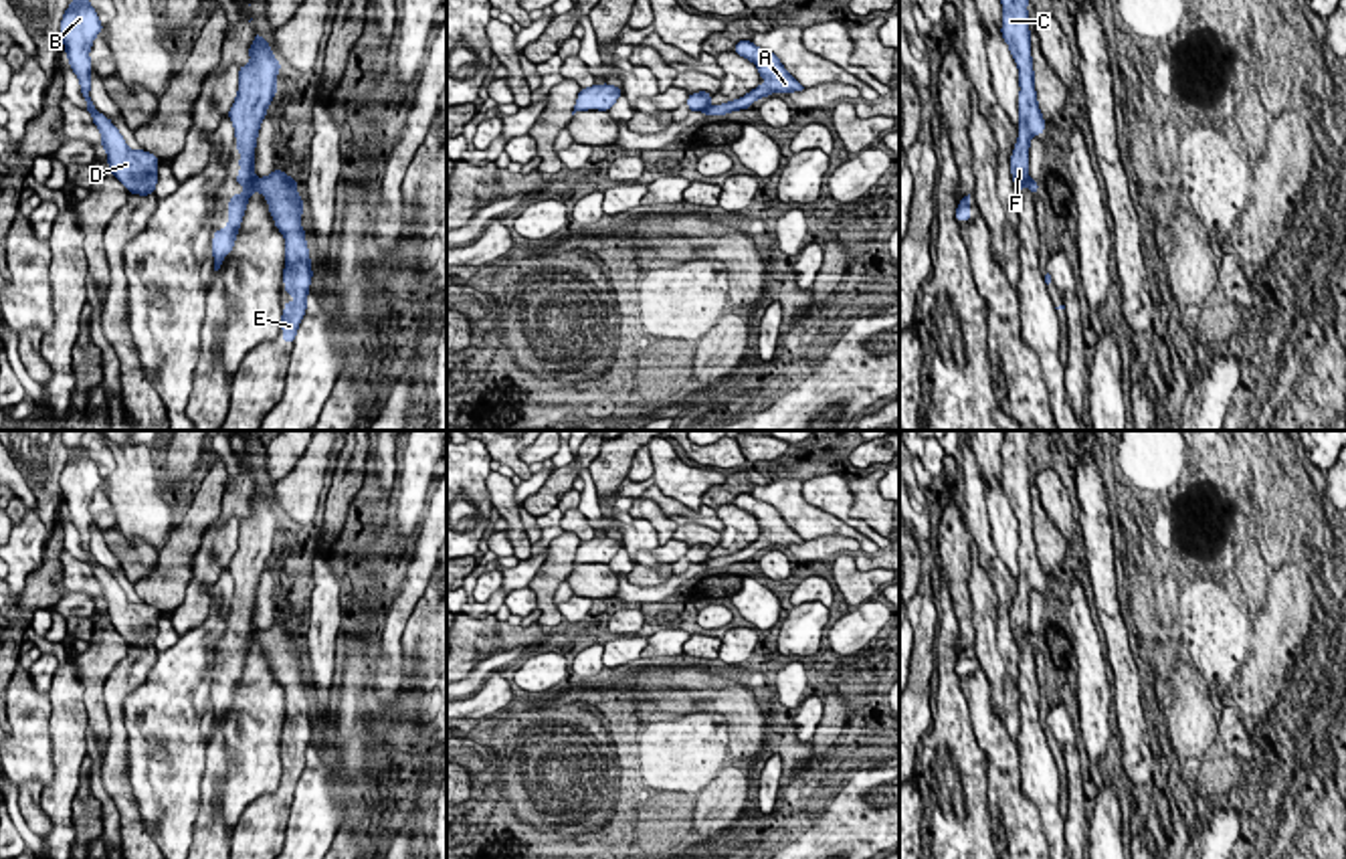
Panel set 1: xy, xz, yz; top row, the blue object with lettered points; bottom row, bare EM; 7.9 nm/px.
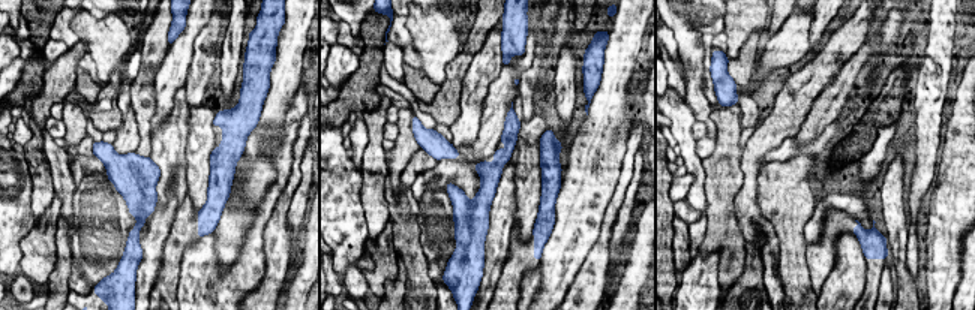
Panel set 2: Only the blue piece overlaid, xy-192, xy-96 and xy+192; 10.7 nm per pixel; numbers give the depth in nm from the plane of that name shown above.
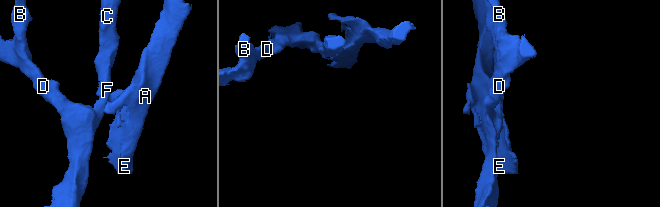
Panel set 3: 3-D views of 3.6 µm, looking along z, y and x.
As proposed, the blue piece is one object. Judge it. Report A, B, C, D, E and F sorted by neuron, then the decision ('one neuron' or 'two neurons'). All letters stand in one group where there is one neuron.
groups A E / B C D F; two neurons

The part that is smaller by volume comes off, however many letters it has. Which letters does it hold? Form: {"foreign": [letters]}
{"foreign": ["A", "E"]}

